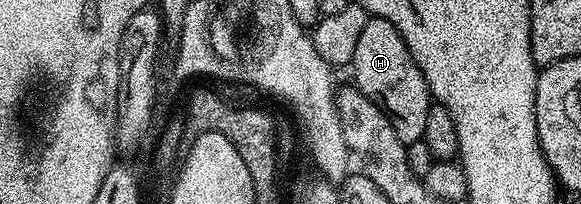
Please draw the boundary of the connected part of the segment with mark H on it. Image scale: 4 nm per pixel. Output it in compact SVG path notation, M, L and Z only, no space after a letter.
M370 17L363 25L363 34L355 44L355 57L351 64L352 82L358 91L381 108L391 121L399 141L411 144L425 138L427 109L431 102L429 86L411 53L405 39L399 37L395 25L386 19Z

